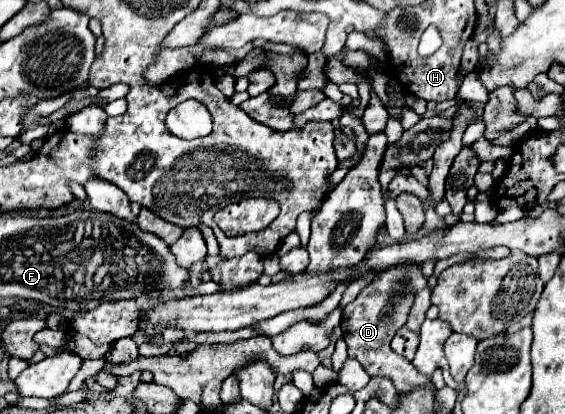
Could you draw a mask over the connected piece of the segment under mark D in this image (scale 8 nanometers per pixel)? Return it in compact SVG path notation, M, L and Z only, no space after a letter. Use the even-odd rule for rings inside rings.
M391 267L391 271L385 271L383 275L377 275L359 295L355 301L351 301L343 309L341 329L345 335L345 343L349 349L349 357L357 359L369 375L387 375L395 383L395 389L399 393L411 393L417 387L431 385L431 379L415 371L413 363L405 357L399 357L391 347L391 339L395 333L405 325L407 313L411 309L415 291L419 287L425 287L427 279L421 273L421 267ZM365 307L365 309L363 309Z

